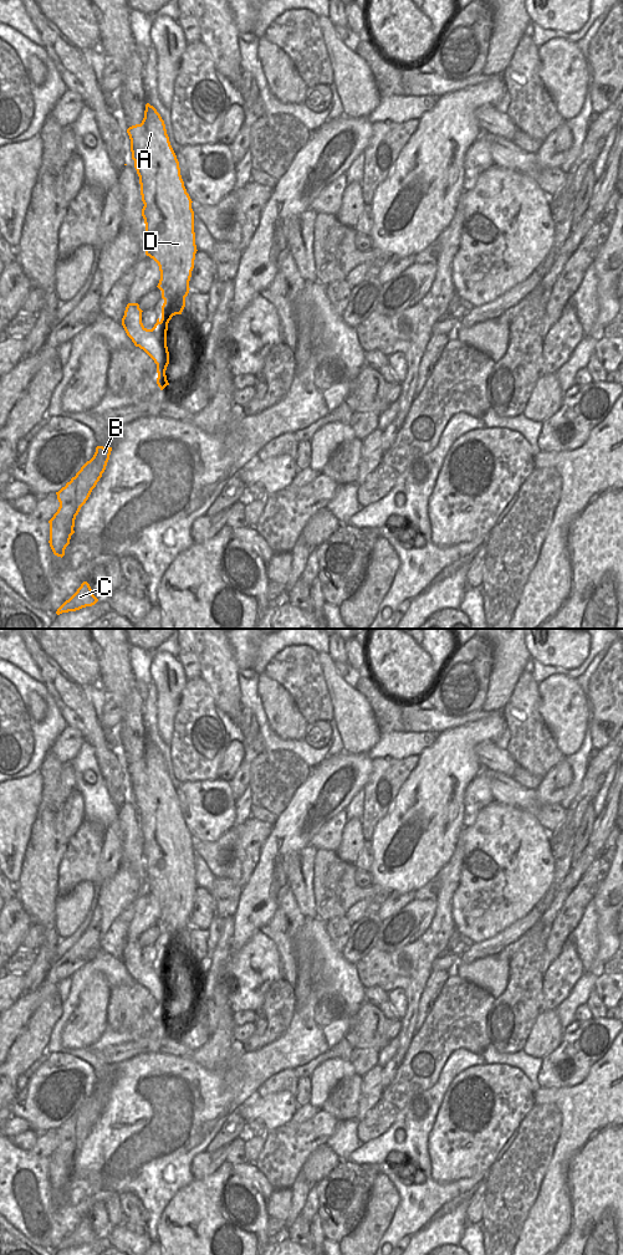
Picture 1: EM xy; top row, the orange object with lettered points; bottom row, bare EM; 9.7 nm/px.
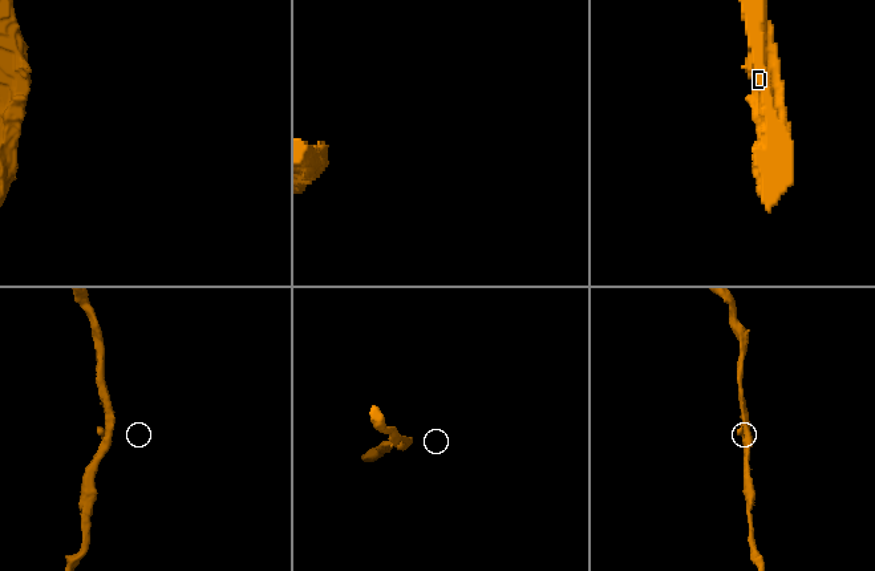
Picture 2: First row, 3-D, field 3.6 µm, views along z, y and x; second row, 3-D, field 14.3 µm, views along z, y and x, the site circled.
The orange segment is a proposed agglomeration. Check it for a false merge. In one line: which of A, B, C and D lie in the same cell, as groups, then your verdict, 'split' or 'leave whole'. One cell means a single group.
A B C D | leave whole

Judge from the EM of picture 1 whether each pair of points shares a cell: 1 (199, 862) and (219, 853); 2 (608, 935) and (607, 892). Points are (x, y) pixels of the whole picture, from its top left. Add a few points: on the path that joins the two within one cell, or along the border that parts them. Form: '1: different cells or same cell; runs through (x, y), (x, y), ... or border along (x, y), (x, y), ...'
1: different cells; border along (194, 851), (204, 860), (208, 869), (215, 876)
2: same cell; runs through (607, 925), (607, 902)

